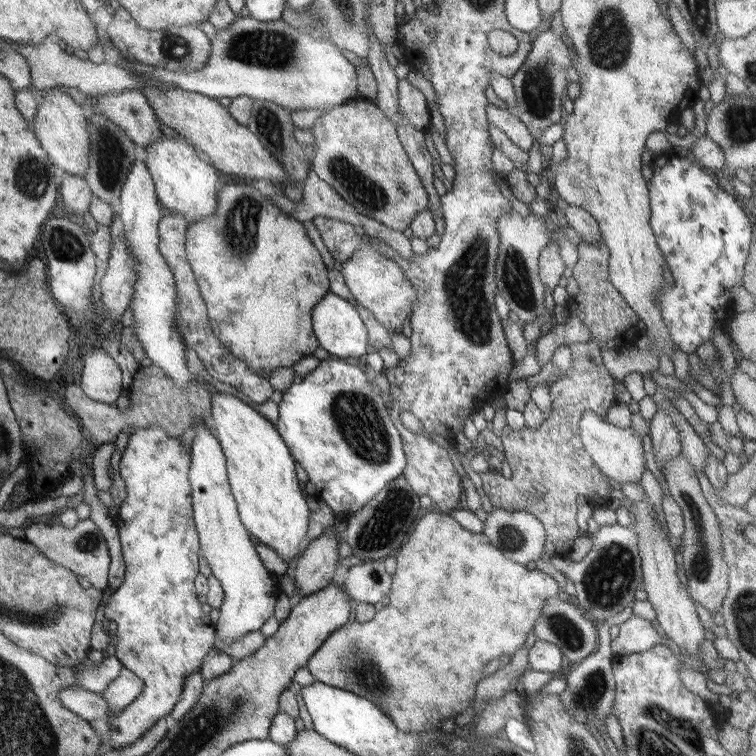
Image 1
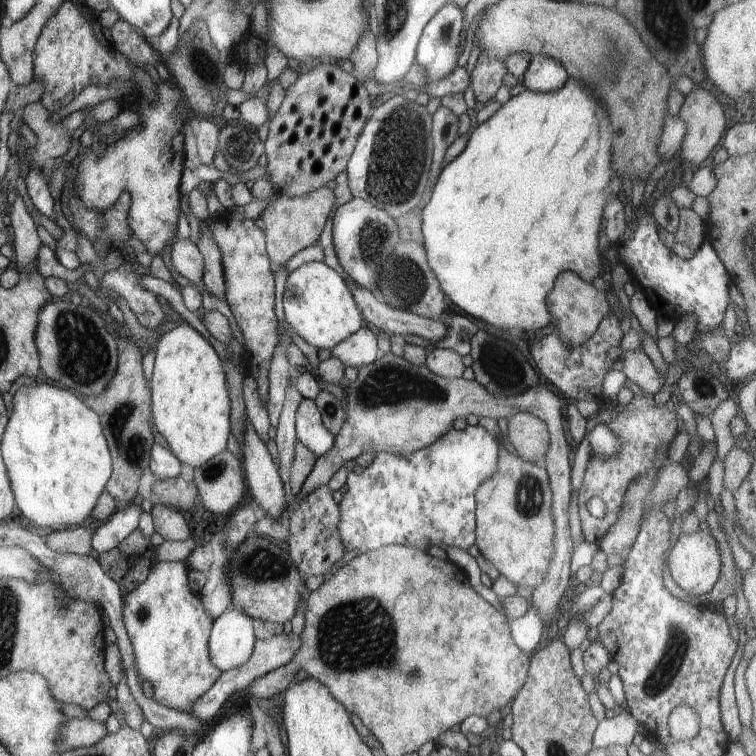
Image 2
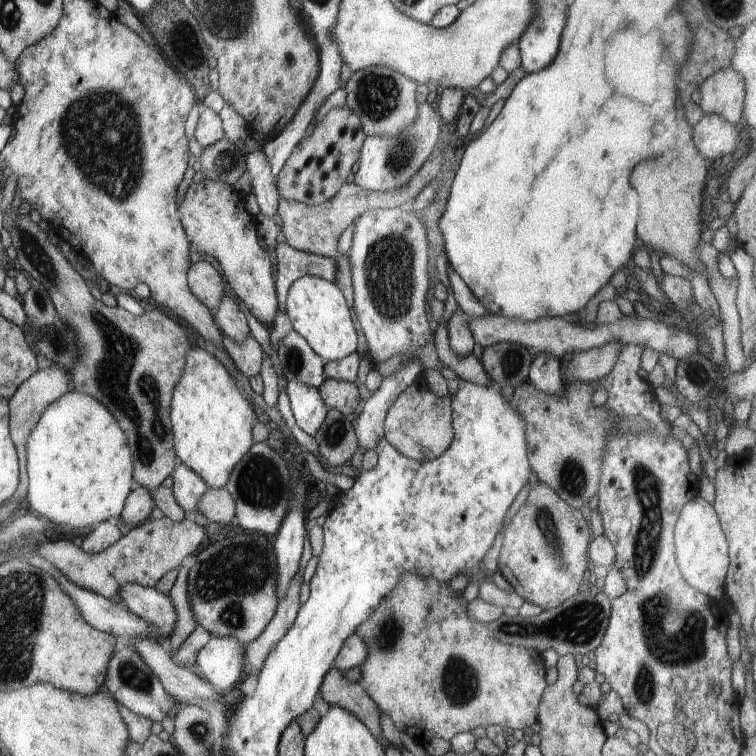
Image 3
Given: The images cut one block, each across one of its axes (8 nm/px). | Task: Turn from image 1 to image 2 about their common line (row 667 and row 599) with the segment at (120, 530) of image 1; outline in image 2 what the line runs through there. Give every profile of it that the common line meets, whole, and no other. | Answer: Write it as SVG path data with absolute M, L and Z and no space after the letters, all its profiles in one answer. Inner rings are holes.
M156 561L147 578L122 598L121 612L133 648L133 666L141 681L151 684L152 700L187 713L220 672L211 664L207 650L211 615L205 612L200 595L189 588L186 574L182 561Z

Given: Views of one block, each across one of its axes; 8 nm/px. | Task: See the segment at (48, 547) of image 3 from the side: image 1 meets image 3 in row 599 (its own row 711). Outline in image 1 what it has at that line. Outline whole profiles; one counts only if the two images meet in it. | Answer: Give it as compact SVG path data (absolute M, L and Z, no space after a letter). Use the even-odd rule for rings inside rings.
M122 668L117 678L99 696L107 704L108 710L117 714L123 711L142 692L142 685L143 682L135 674Z

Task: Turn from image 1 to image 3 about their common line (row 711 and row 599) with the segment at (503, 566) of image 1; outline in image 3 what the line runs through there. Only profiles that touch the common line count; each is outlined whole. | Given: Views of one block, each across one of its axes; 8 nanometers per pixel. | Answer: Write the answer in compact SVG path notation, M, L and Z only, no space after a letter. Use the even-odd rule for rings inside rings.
M403 571L398 578L394 588L399 594L389 592L354 631L366 649L365 659L357 667L360 673L357 683L362 686L364 694L374 703L378 712L391 720L399 734L406 734L419 745L428 744L432 738L450 741L458 733L479 726L485 728L495 725L511 733L514 729L526 731L535 723L539 698L547 686L544 680L545 666L540 654L534 649L495 640L488 624L468 618L468 602L462 598L461 592L453 592L447 583L425 577L419 586L418 575ZM405 592L421 594L409 594L415 600L407 600ZM455 658L459 664L463 664L463 670L455 670Z

